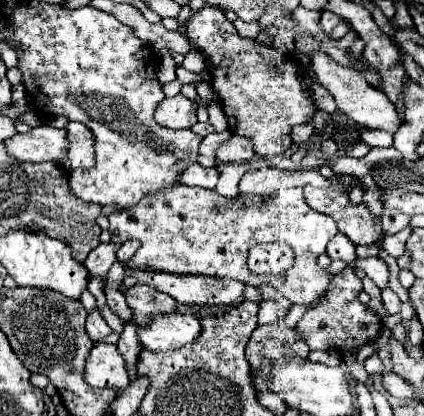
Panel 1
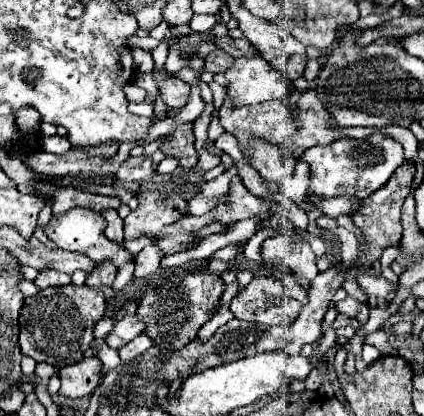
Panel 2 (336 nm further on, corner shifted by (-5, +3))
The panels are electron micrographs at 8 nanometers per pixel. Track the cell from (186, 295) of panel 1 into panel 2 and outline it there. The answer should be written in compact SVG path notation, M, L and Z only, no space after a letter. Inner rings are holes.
M77 207L75 211L67 211L67 215L51 215L51 221L45 227L45 235L61 249L67 251L77 251L87 255L89 259L93 259L95 263L103 261L103 259L111 259L117 267L121 267L123 263L127 263L131 259L129 251L125 247L121 247L119 243L111 243L103 231L105 231L105 219L95 213L95 211L87 211L83 207Z

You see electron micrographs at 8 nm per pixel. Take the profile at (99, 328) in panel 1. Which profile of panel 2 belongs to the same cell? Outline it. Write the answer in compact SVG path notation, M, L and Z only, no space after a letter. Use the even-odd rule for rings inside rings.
M101 261L95 267L97 269L91 271L91 275L87 275L87 285L91 285L91 287L109 285L111 287L111 283L115 279L115 273L117 273L117 267L111 261Z

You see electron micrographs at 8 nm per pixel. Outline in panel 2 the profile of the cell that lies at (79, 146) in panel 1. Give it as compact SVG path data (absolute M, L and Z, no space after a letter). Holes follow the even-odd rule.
M41 135L41 147L45 151L51 151L51 153L65 153L69 151L71 143L67 137L59 137L59 135L53 135L53 137L47 137L47 135Z

